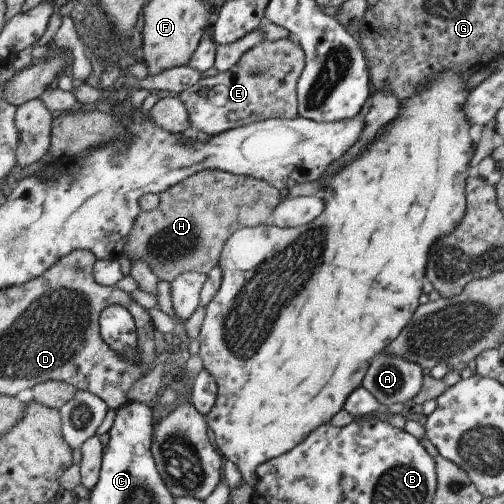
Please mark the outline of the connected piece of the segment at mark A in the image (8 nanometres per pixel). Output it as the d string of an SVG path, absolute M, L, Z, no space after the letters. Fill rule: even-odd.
M375 355L369 363L360 386L367 389L382 409L391 404L411 402L421 390L422 368L416 364L385 355Z

